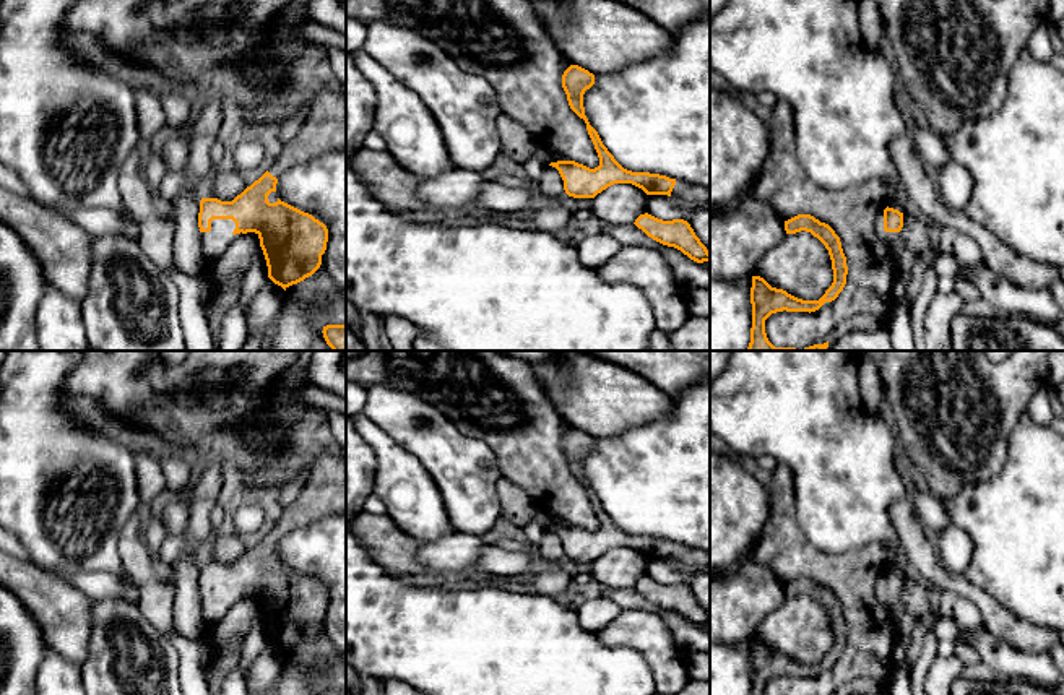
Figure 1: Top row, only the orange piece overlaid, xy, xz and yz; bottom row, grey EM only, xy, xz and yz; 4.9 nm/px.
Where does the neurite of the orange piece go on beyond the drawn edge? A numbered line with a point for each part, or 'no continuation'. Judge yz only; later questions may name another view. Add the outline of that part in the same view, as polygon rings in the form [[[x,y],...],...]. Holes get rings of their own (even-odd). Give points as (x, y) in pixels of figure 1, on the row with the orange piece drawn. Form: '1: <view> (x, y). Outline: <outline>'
1: yz (887, 237). Outline: [[[880,211],[876,218],[876,234],[889,247],[892,247],[900,235],[900,232],[885,232],[884,231],[884,211]]]

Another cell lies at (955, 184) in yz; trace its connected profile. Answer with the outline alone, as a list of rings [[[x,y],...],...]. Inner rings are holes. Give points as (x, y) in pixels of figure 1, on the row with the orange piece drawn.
[[[952,161],[937,169],[937,179],[944,205],[954,211],[963,209],[975,185],[971,174]]]

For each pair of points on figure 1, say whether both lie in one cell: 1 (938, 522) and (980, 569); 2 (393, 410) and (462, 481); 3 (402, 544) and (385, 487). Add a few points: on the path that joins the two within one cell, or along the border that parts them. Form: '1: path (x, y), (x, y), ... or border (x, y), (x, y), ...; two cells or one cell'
1: border (944, 500), (944, 509), (952, 523); two cells
2: path (411, 427), (447, 463); one cell
3: border (384, 513), (402, 531), (426, 543); two cells

